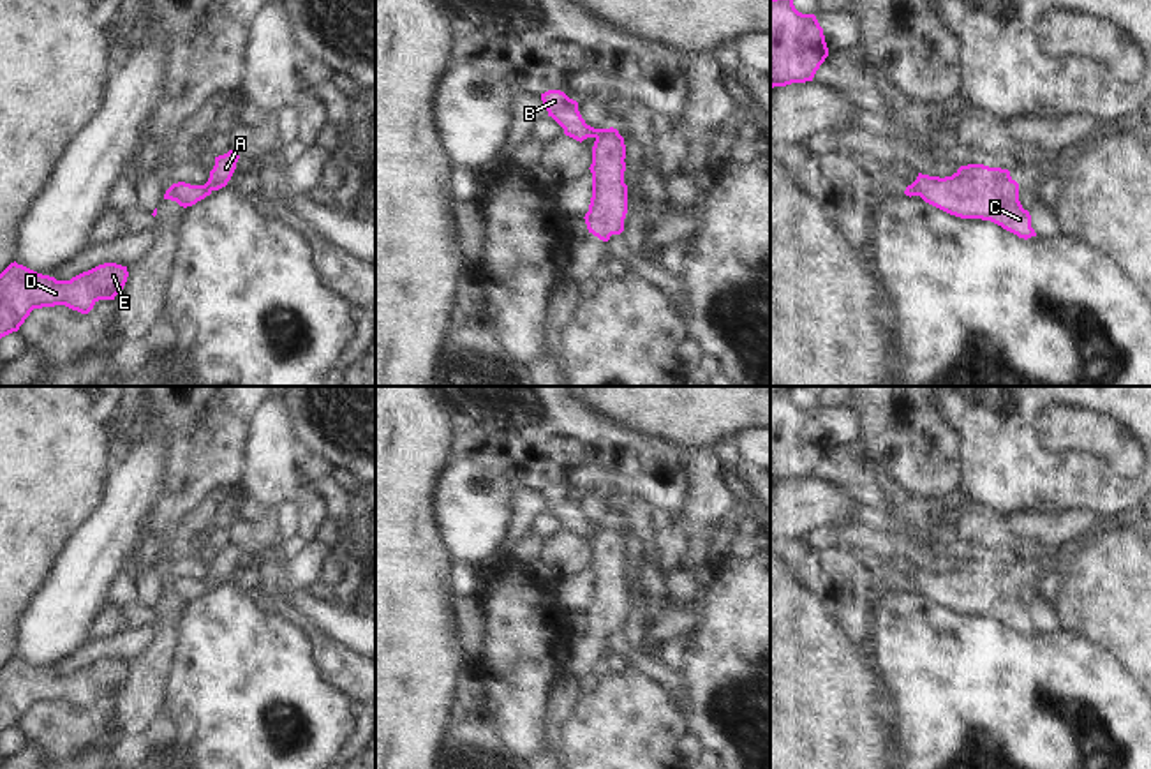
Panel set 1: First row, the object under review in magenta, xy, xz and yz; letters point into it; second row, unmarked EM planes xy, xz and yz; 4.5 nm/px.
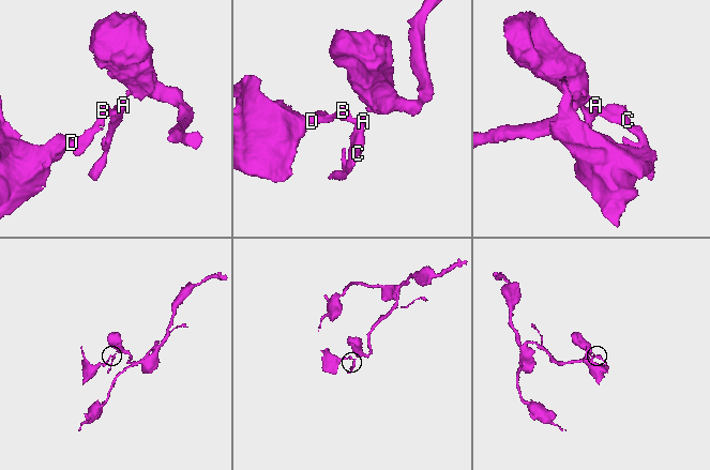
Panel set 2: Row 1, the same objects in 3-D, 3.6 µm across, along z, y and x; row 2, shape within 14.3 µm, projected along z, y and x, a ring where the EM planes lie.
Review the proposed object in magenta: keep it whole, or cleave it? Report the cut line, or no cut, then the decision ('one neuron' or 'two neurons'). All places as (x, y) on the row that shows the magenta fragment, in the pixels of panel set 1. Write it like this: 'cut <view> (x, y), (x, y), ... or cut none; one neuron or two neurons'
cut xz (607, 129), (596, 138); two neurons

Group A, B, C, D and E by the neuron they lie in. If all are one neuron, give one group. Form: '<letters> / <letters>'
A C / B D E

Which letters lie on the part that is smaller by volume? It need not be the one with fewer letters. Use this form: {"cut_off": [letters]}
{"cut_off": ["B", "D", "E"]}

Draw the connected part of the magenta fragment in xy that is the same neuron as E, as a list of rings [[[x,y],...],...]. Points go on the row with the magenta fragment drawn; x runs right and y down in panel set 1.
[[[14,261],[0,273],[0,339],[18,332],[33,309],[65,305],[81,314],[88,314],[99,300],[115,300],[123,289],[127,277],[127,266],[104,263],[71,280],[56,280]]]

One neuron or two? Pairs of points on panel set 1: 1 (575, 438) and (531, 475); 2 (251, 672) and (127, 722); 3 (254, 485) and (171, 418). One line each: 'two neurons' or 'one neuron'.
1: one neuron
2: two neurons
3: two neurons

